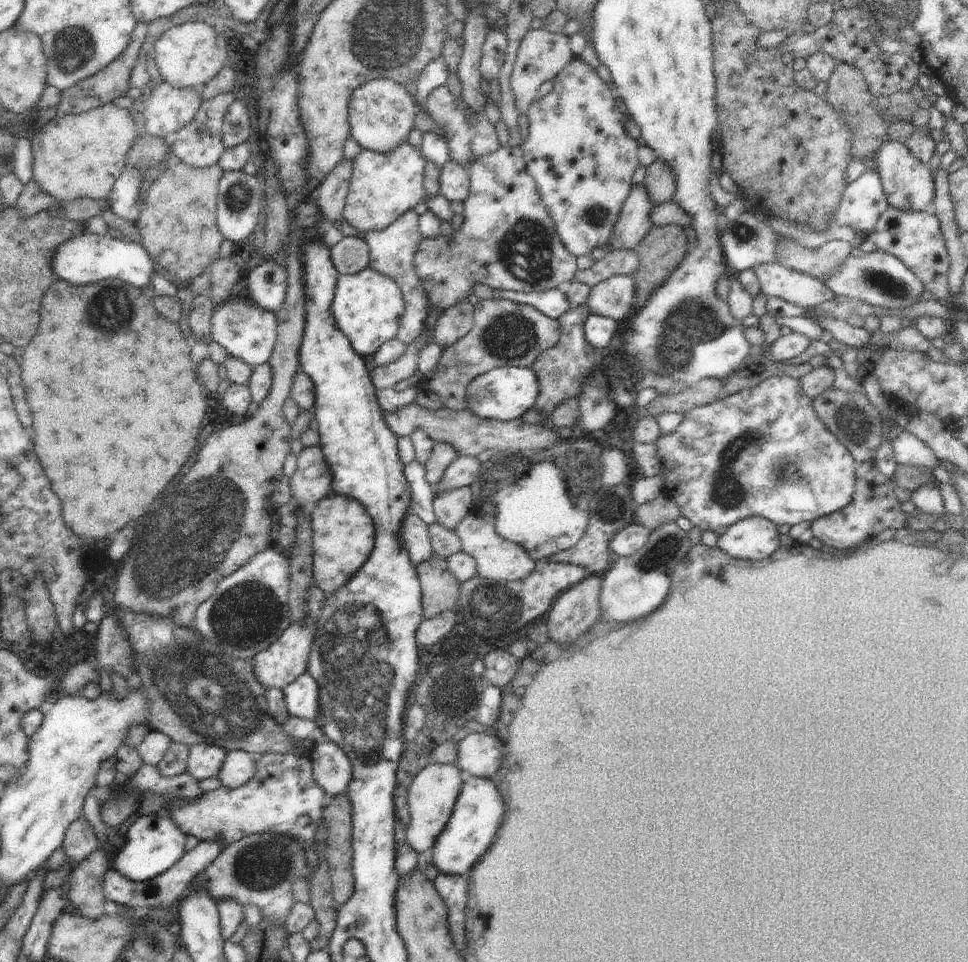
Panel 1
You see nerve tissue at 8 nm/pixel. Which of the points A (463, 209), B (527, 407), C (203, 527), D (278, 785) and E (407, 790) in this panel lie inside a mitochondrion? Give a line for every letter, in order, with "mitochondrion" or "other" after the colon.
A: other
B: other
C: mitochondrion
D: mitochondrion
E: other

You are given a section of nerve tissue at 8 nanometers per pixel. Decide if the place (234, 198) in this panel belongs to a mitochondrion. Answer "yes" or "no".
yes

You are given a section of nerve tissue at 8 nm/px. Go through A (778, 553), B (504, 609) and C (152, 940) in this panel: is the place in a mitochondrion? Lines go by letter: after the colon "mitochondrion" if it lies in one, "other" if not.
A: other
B: mitochondrion
C: mitochondrion

